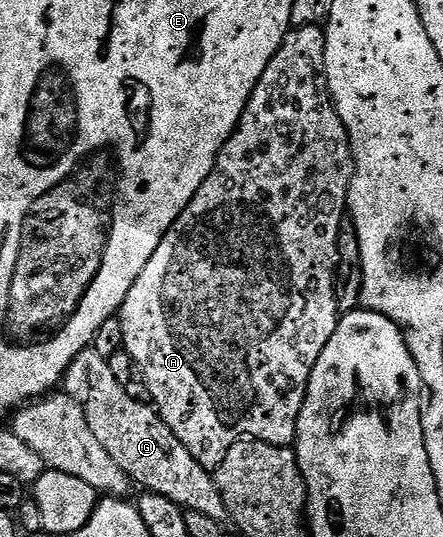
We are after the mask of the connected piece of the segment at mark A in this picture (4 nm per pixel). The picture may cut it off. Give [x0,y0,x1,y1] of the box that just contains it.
[119,26,353,472]

